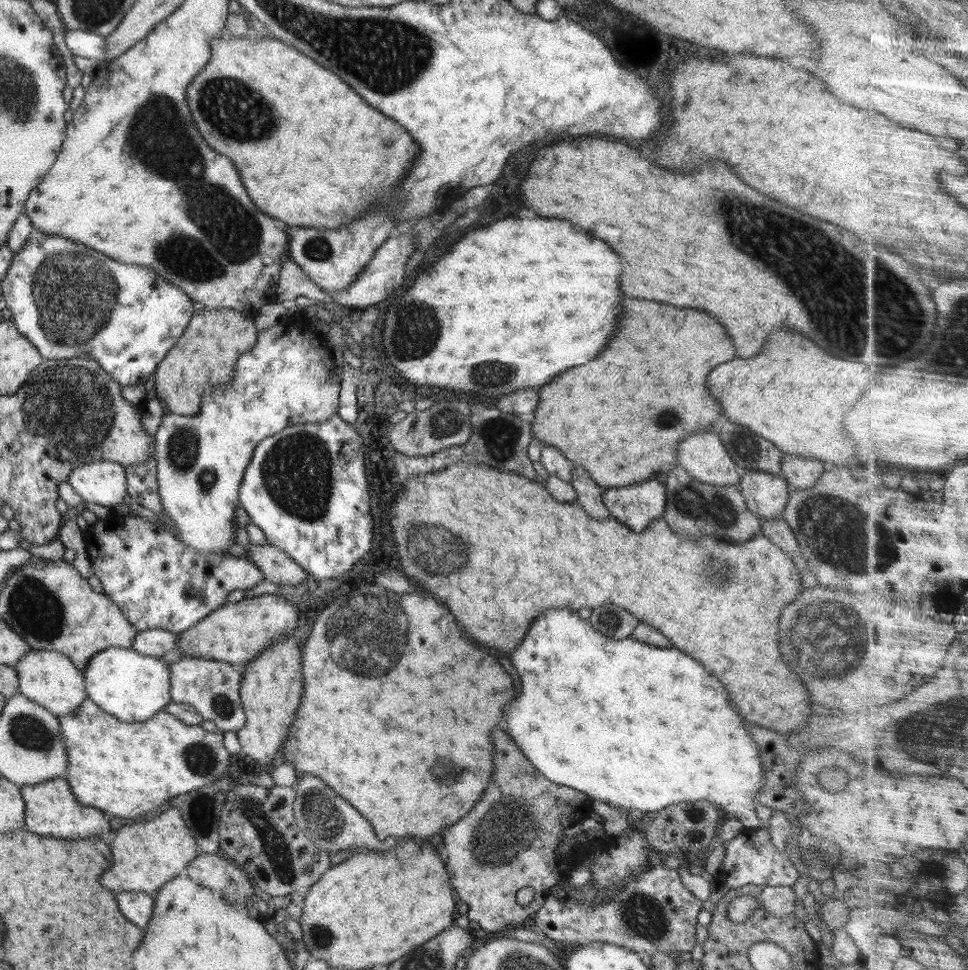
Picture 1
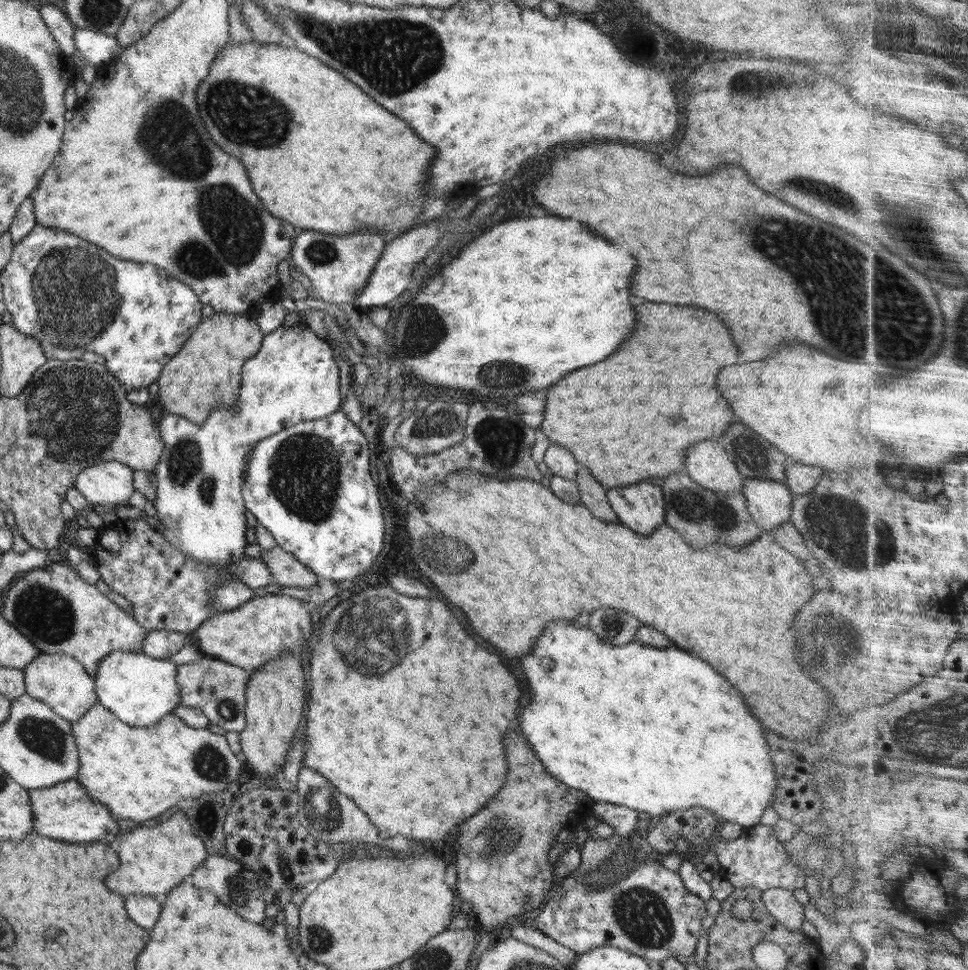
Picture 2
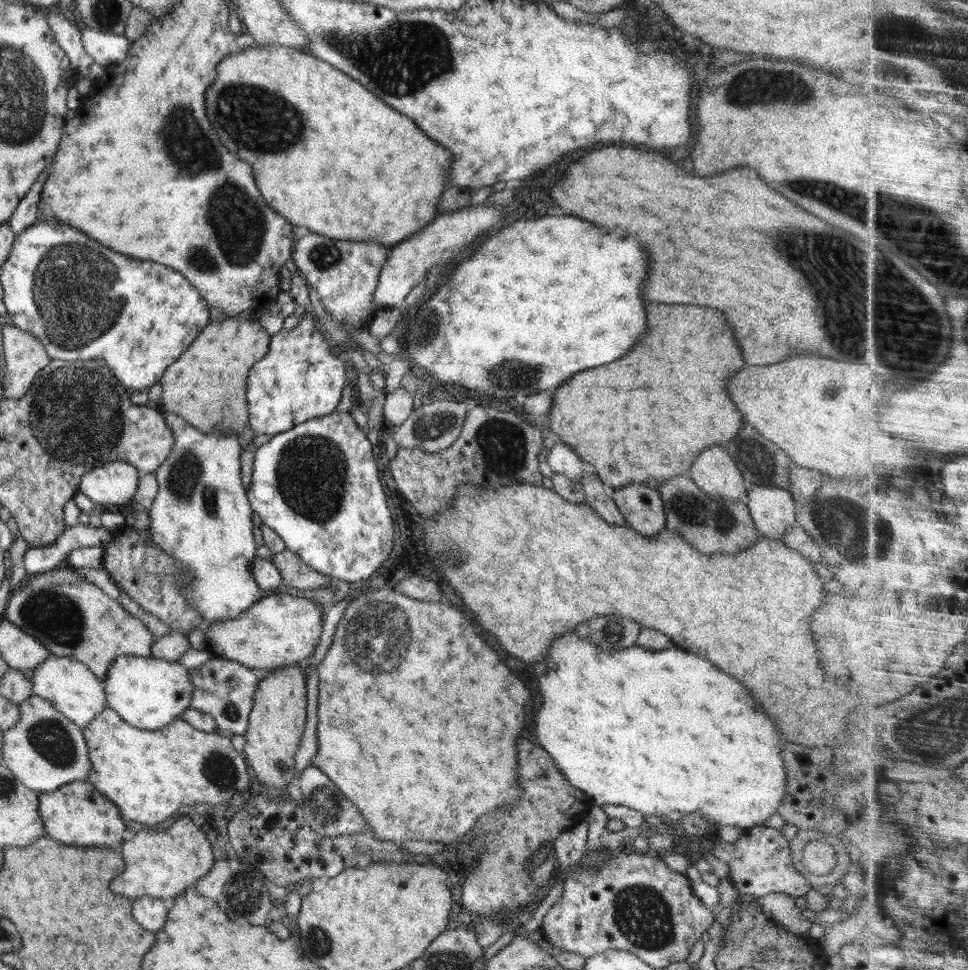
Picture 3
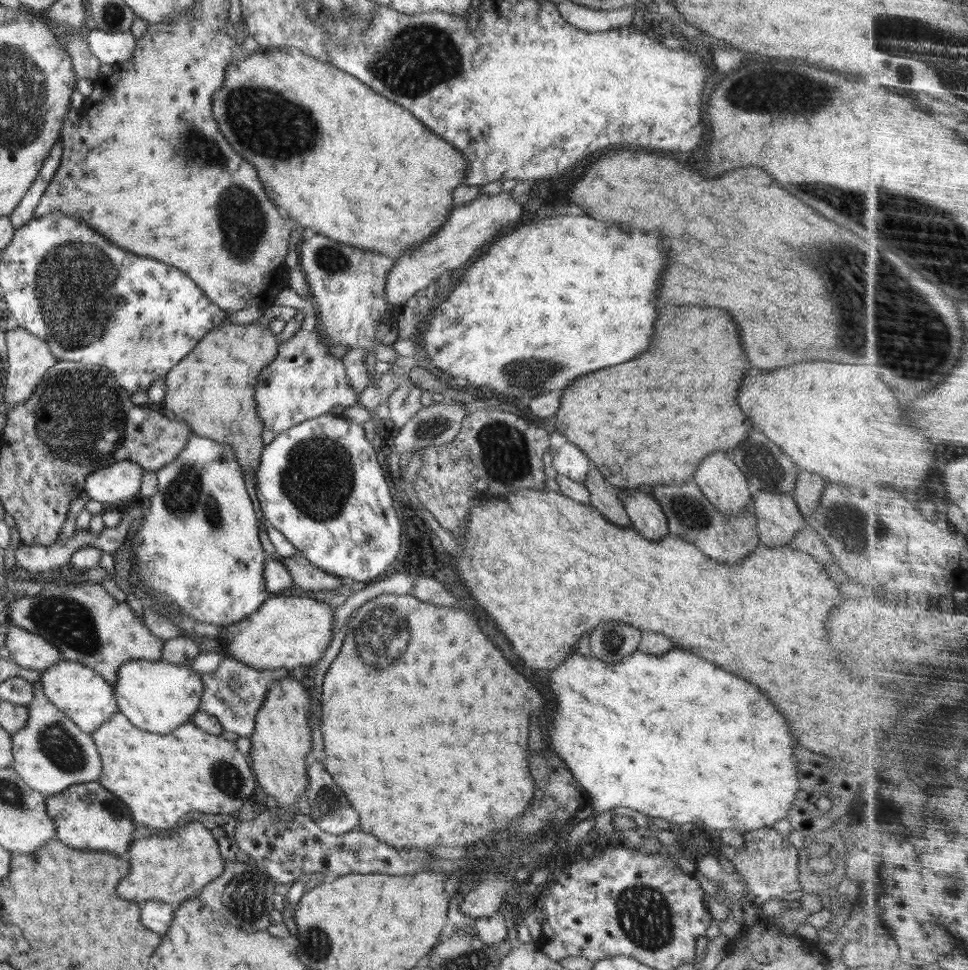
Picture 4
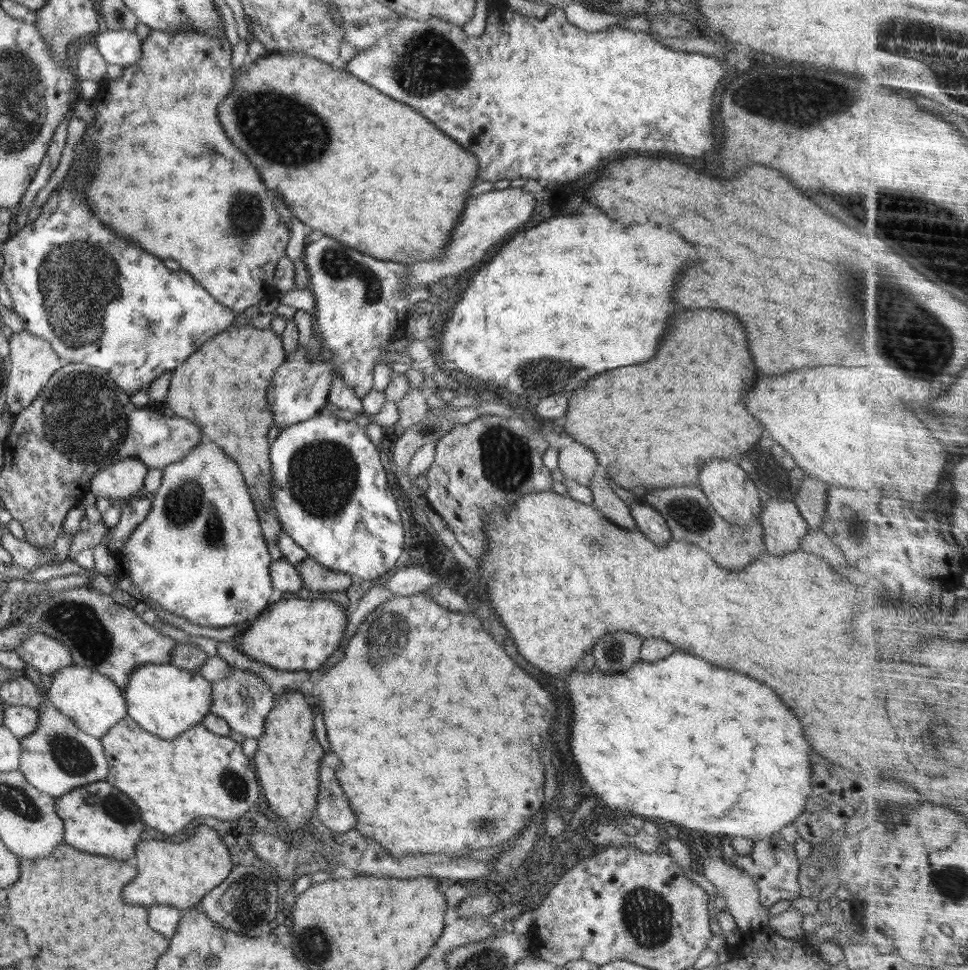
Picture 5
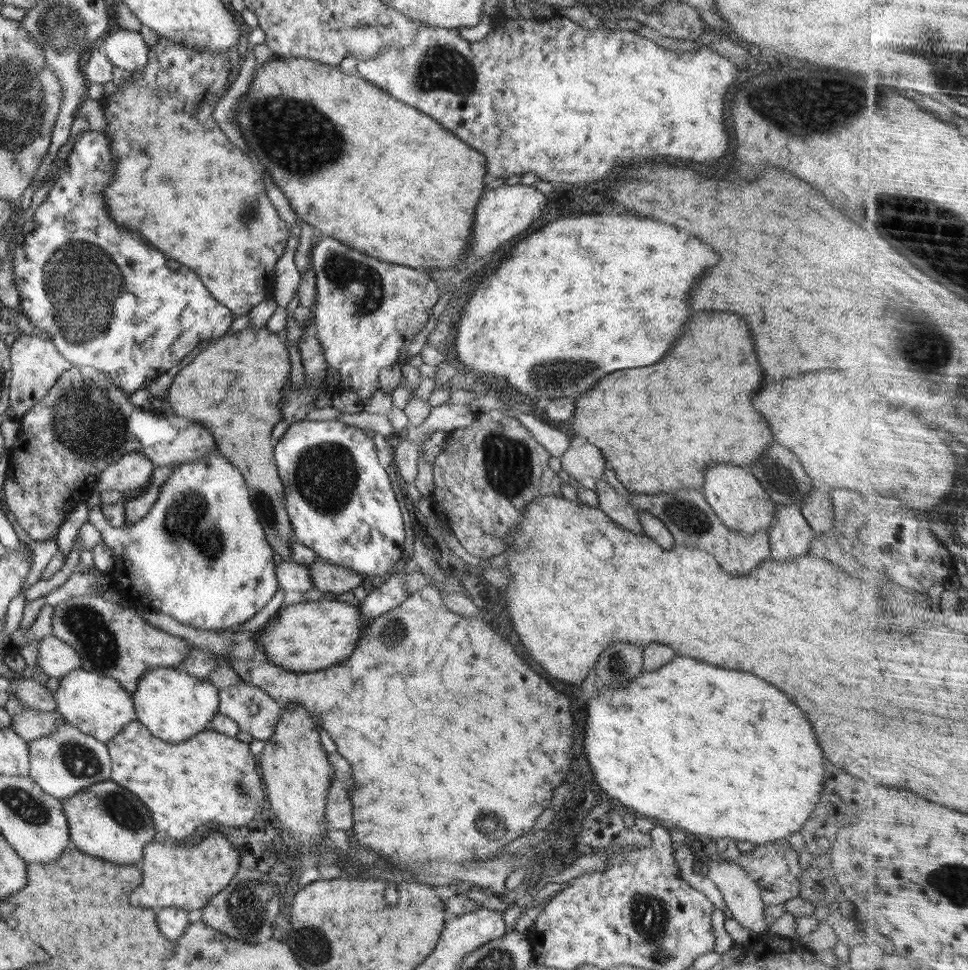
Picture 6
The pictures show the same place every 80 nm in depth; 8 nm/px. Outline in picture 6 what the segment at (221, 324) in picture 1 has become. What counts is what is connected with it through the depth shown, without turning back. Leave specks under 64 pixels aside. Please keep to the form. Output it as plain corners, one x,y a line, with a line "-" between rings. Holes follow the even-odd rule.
246,328
234,333
226,333
220,338
205,343
201,353
193,360
194,362
190,362
184,370
180,370
180,374
177,373
173,378
172,386
168,389
166,396
166,408
176,416
199,422
212,433
220,454
230,464
239,468
268,545
284,560
290,560
292,558
290,542
294,538
294,530
285,511
284,485
276,468
274,446
270,443
272,429
275,424
283,420
281,411
283,396
288,389
292,388
290,381
292,368
284,338
270,332
267,328
256,330

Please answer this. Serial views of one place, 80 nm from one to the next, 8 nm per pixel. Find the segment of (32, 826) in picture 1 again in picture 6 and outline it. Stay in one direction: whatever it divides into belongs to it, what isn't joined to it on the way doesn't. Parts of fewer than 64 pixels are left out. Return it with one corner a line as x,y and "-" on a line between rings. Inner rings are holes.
108,780
80,788
71,797
63,801
71,846
114,864
134,864
143,859
144,845
152,842
157,830
137,796

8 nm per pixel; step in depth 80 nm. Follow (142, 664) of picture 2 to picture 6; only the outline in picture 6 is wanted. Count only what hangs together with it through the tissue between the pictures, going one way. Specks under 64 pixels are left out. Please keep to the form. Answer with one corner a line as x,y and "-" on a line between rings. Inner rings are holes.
174,667
148,669
139,678
131,697
137,721
154,736
171,743
188,740
208,728
212,717
218,714
219,690
212,682

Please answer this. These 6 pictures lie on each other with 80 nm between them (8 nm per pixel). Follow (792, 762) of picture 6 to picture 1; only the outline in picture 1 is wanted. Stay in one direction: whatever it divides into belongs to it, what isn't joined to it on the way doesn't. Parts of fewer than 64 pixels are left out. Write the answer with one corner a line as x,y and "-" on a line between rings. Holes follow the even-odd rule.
556,608
550,612
544,612
540,620
536,618
530,630
524,634
520,648
510,652
512,666
516,668
520,676
520,690
514,696
514,700
504,708
504,722
502,730
516,740
518,748
524,756
543,774
548,780
567,786
577,791
587,794
592,800
600,800
612,807
635,808
642,812
658,812
668,806
678,806
688,804
688,802
698,802
704,800
706,804
714,806
720,810
723,818
736,818
742,822
746,829
756,829
768,827
763,824
756,814
756,795
762,786
764,769
760,762
759,746
754,744
753,738
748,734
744,724
749,724
744,718
738,716
734,706
728,700
726,688
700,666
694,658
682,654
680,650
674,650
672,646
668,648
655,647
636,639
628,637
624,640
610,640
596,632
588,622
580,620
574,612
566,608

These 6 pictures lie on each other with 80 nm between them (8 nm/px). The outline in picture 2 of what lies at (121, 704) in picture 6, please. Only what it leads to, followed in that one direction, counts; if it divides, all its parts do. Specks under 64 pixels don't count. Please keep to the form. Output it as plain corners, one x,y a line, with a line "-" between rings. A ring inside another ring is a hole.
40,653
23,669
23,675
25,693
47,704
58,716
70,722
80,720
93,704
98,703
93,677
72,656

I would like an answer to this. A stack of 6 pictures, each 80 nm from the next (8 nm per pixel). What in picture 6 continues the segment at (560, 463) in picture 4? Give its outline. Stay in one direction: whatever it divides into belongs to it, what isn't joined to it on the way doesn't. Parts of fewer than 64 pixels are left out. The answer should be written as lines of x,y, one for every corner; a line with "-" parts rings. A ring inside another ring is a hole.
592,444
569,446
560,457
562,469
584,488
595,490
598,479
604,476
604,458

